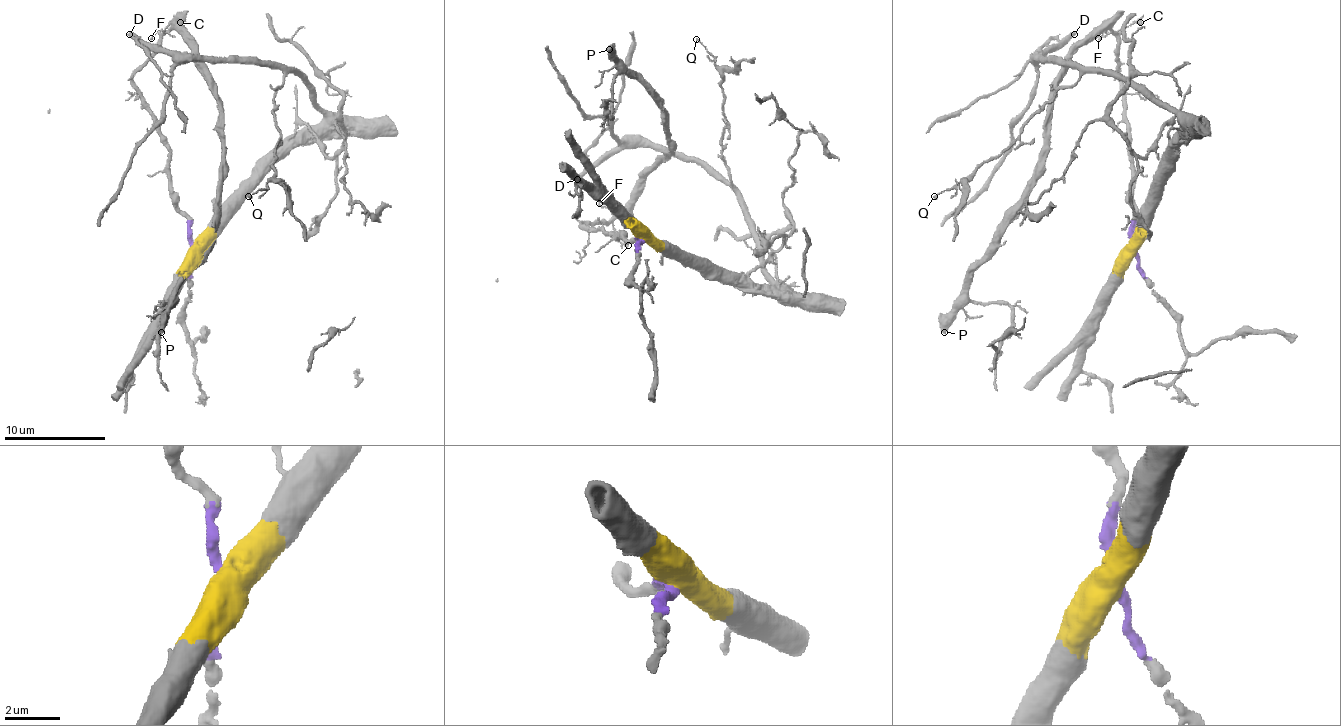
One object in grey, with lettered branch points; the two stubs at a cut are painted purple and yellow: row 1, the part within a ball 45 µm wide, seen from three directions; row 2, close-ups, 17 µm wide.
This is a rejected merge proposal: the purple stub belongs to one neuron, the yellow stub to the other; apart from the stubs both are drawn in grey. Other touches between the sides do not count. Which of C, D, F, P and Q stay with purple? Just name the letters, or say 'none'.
C, F, P

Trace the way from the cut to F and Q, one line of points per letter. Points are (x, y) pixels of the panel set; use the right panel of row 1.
F: (1133, 252), (1131, 137), (1126, 92), (1118, 81), (1118, 41), (1103, 31), (1098, 38)
Q: (1133, 252), (1136, 221), (1154, 178), (1169, 163), (1182, 120), (1121, 79), (1085, 71), (1009, 145), (933, 196)

